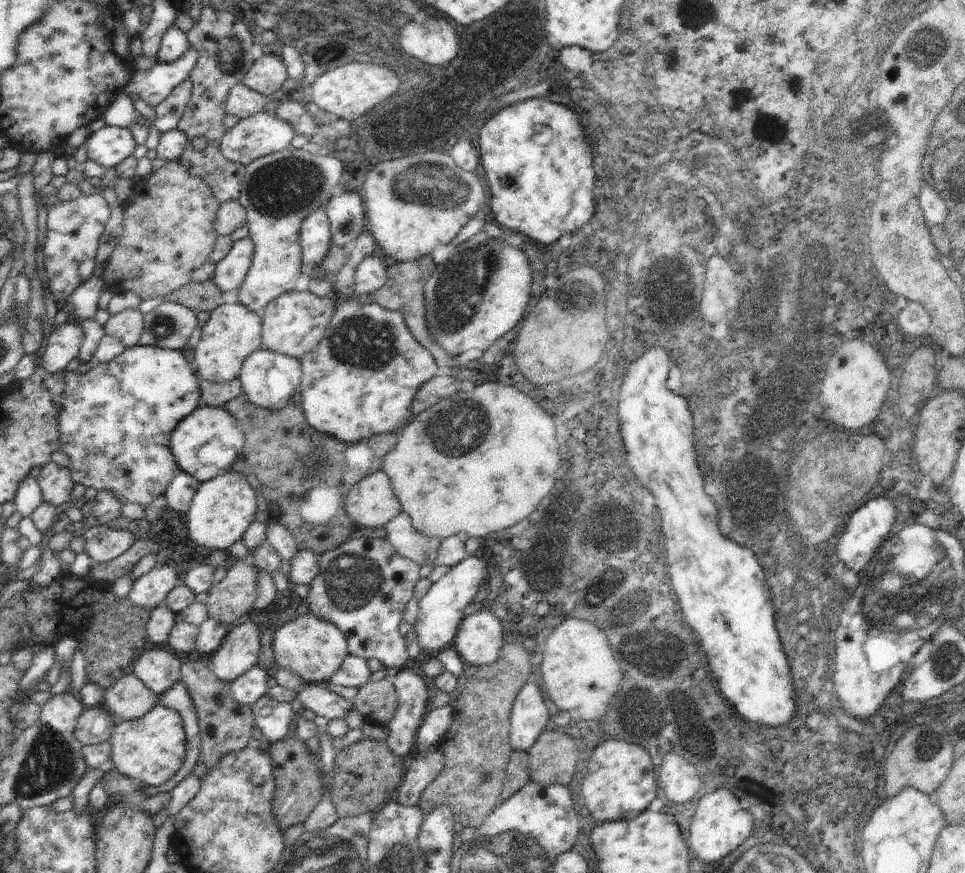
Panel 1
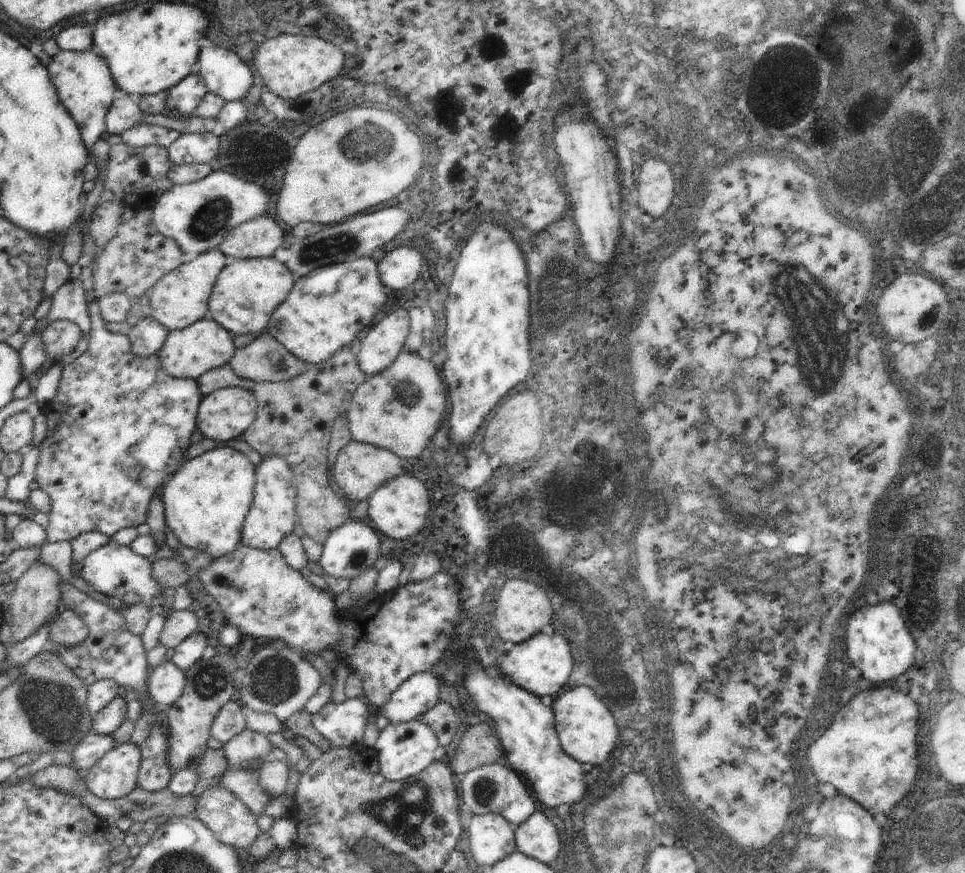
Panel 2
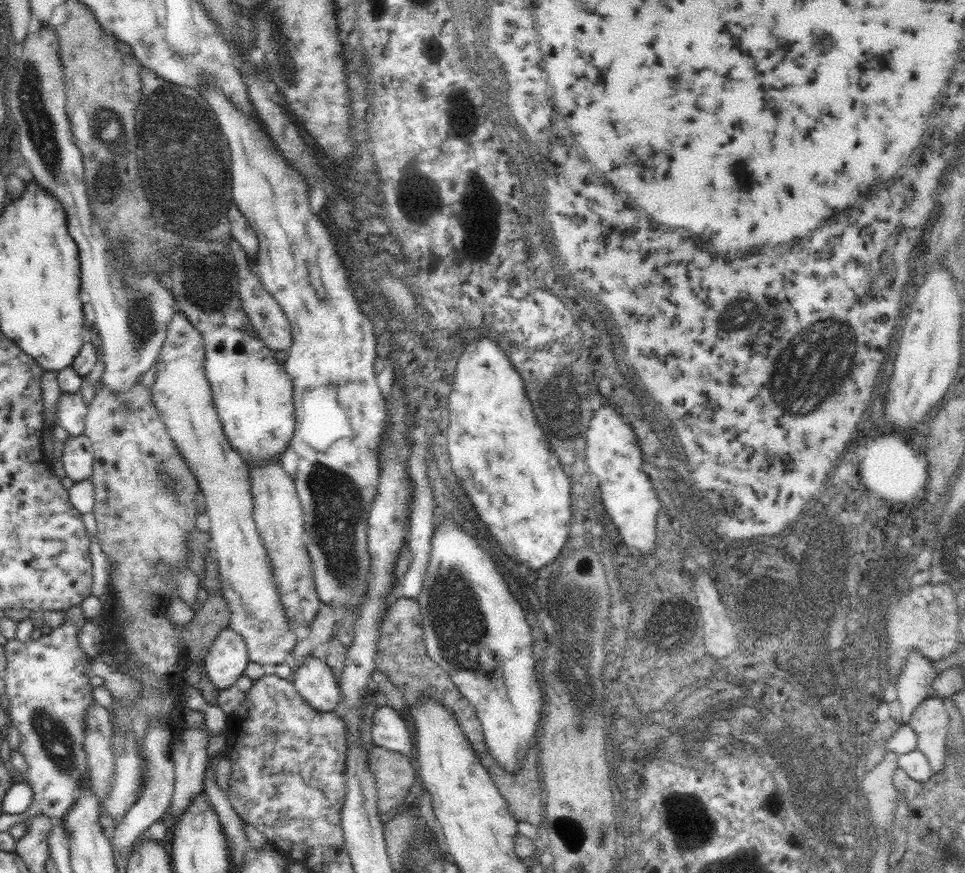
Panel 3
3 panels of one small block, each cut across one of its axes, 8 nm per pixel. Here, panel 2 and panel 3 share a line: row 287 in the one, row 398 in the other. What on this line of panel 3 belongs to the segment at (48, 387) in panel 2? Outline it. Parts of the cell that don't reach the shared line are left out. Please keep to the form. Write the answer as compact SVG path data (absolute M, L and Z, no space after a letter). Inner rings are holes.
M84 382L76 394L61 392L56 424L62 426L71 436L83 434L87 408L92 403L96 390L97 385Z

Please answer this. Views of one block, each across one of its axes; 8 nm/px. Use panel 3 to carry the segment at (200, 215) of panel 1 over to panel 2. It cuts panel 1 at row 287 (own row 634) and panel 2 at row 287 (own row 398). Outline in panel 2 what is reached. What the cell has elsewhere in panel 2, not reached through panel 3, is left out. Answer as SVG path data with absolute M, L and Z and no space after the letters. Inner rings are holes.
M152 209L137 211L132 220L119 226L118 234L91 260L94 267L92 296L96 302L110 292L126 292L132 301L138 301L153 289L162 276L183 264L184 252L174 240L156 230L152 218Z

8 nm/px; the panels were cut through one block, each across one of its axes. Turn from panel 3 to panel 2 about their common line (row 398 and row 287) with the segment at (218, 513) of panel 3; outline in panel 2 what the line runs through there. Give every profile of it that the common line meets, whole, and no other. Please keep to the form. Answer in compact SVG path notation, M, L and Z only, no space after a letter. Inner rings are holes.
M219 248L204 252L194 260L183 263L172 270L149 291L149 307L147 314L158 320L170 331L182 330L206 317L209 308L209 299L218 279L218 274L230 264L231 259L226 257Z

